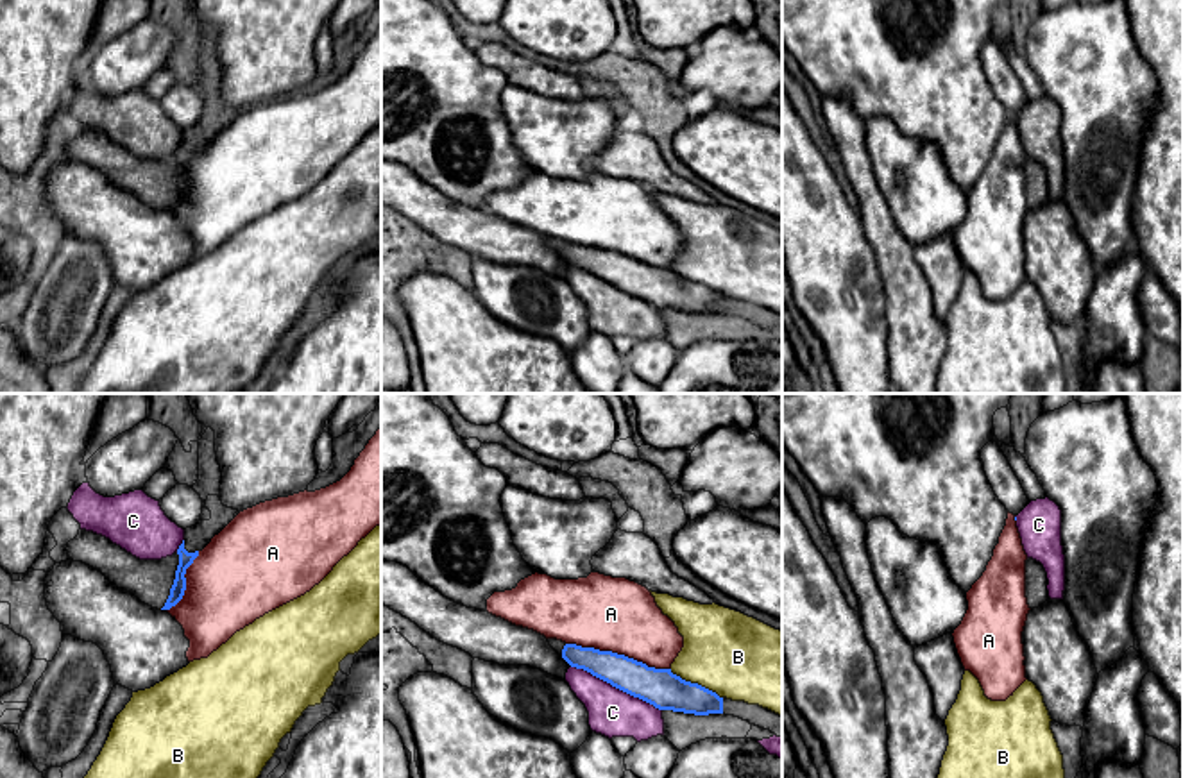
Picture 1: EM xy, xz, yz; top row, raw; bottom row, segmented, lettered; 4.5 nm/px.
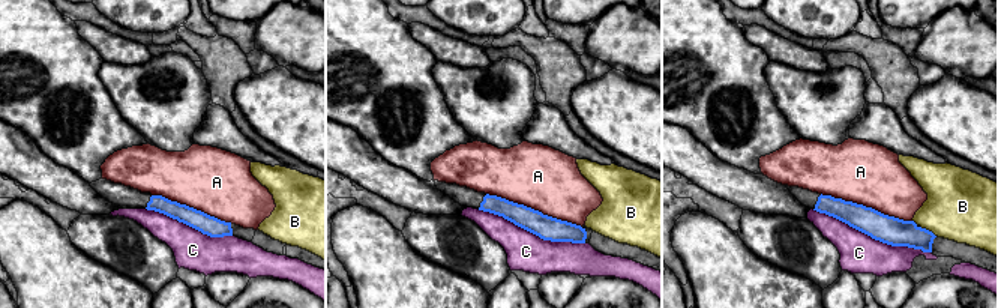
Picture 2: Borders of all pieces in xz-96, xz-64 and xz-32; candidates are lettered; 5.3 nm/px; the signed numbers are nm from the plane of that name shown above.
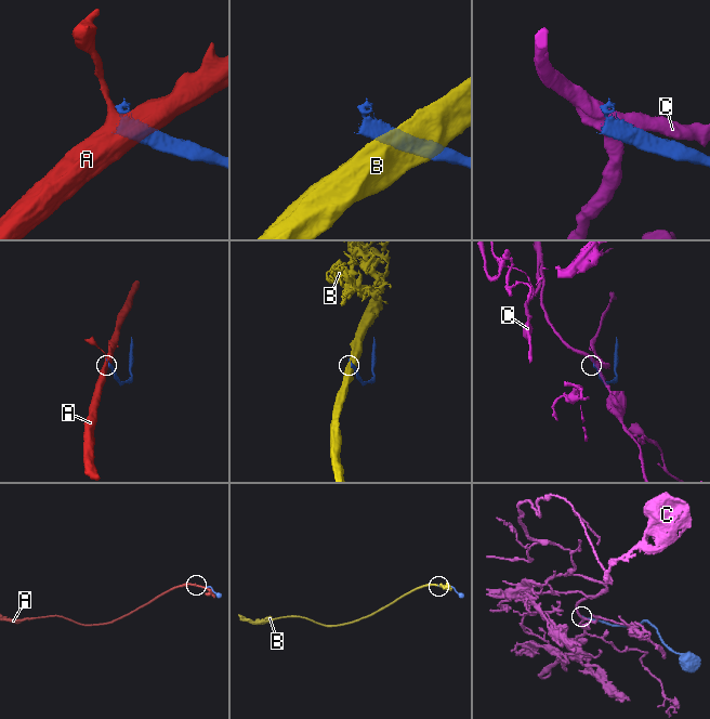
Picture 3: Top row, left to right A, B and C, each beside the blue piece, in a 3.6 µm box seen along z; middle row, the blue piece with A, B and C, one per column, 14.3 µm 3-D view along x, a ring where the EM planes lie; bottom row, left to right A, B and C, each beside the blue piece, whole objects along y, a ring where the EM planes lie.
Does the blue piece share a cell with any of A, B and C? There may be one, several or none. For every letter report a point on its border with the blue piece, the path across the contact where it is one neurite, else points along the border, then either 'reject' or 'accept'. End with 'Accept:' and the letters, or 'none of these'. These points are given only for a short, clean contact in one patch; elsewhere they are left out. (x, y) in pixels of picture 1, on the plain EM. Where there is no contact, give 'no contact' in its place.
A: contact xz (616, 253); reject
B: contact xz (697, 283); reject
C: contact xz (616, 287); reject
Accept: none of these

